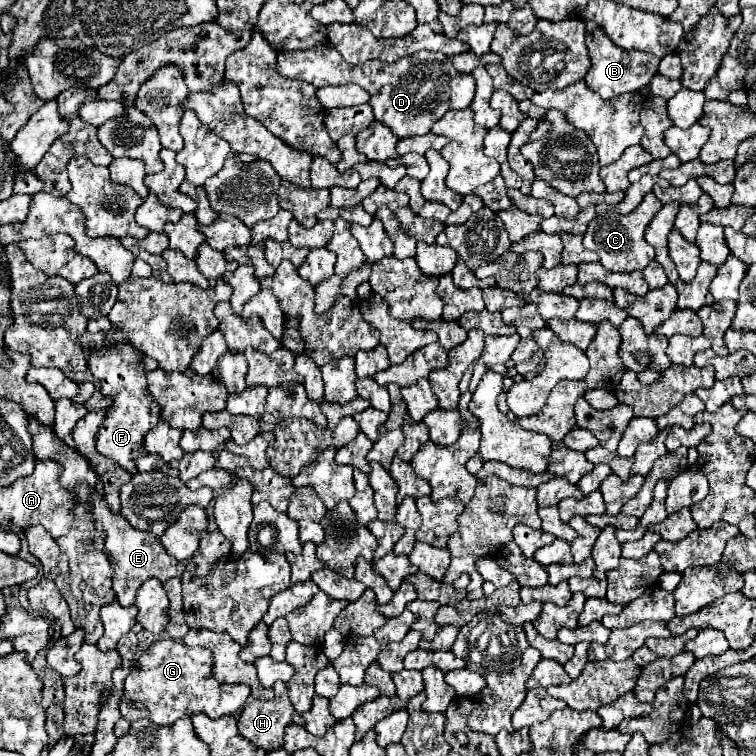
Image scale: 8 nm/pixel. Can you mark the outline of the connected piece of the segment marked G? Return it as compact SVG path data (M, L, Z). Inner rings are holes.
M159 640L145 650L129 676L125 678L125 694L121 700L121 714L125 720L135 722L141 718L153 724L175 724L183 716L203 712L211 718L235 714L249 698L247 684L221 684L211 672L211 652L205 648L187 648L177 640Z

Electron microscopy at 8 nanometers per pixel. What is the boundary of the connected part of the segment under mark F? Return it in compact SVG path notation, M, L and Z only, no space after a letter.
M115 328L107 332L107 338L113 346L107 348L103 354L91 354L89 358L89 370L101 382L101 392L113 398L113 406L107 412L103 426L99 428L97 452L105 458L111 458L131 476L135 476L139 472L135 460L145 454L143 436L159 422L159 406L149 396L145 372L141 368L141 354L131 350L131 344L127 344L127 340L123 340L123 334Z

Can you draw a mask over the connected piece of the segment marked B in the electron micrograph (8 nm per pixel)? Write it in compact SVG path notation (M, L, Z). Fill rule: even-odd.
M593 20L585 22L585 30L587 30L585 38L587 38L587 48L589 48L589 58L591 58L591 68L585 76L585 82L601 98L611 100L611 98L617 98L627 92L637 92L639 88L643 88L651 82L651 76L657 74L659 58L647 56L643 52L635 52L635 50L627 52L627 50L615 46L609 40L609 36L605 34L605 30L599 28L599 24L595 24Z

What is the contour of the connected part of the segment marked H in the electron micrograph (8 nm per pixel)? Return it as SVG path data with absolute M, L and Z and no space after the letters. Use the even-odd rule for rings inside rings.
M277 682L273 690L273 700L257 700L247 704L237 722L239 734L265 752L283 748L283 732L291 722L303 724L303 718L297 714L287 696L287 686L283 682Z

